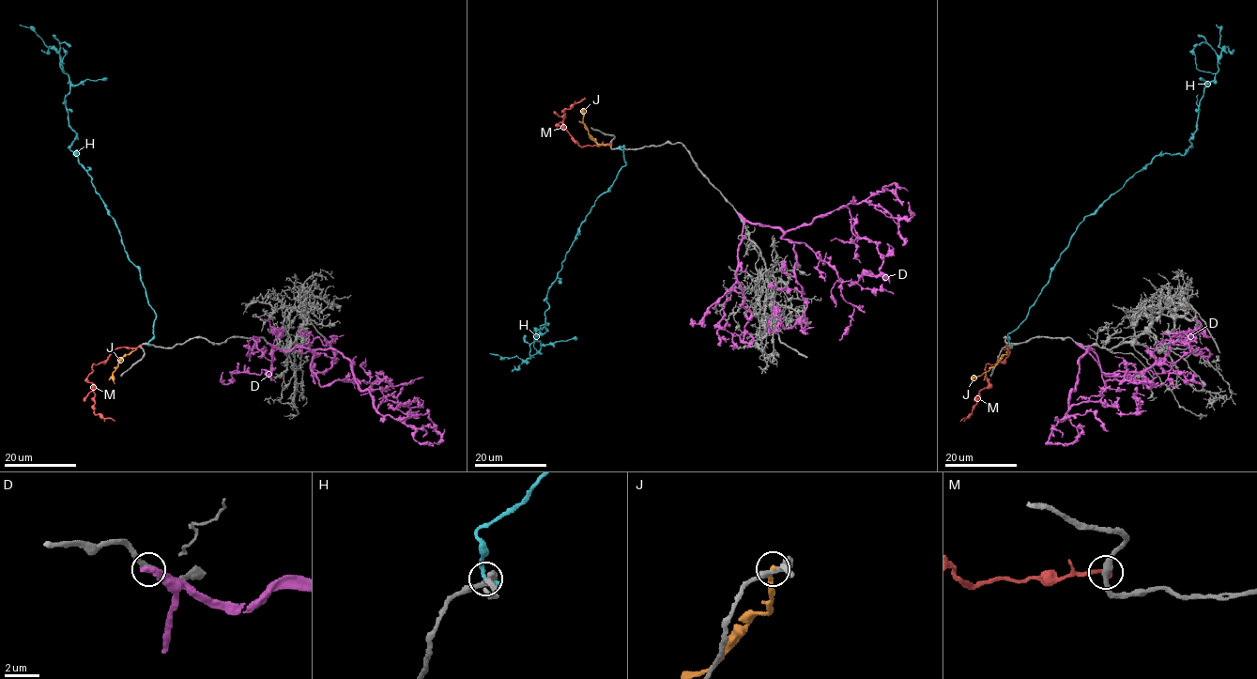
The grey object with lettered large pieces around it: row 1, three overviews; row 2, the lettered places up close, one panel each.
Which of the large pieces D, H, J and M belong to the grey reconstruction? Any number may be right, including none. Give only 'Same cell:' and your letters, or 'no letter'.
Same cell: no letter

